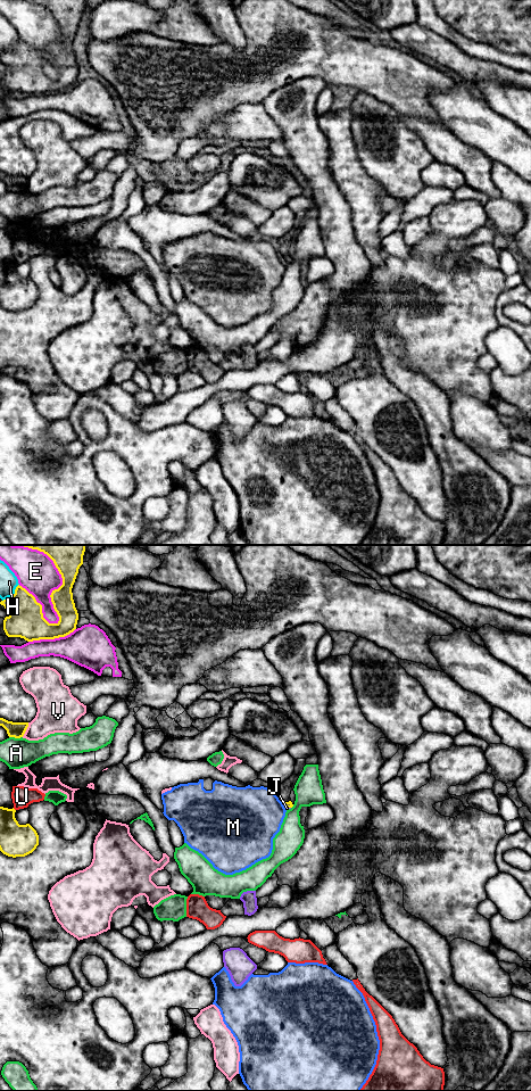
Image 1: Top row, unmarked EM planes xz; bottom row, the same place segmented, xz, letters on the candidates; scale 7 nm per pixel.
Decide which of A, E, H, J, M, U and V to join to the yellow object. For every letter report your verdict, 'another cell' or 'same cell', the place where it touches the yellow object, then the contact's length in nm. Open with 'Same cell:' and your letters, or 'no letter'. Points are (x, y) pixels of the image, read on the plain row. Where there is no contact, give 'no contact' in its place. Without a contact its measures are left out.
Same cell: J
A: another cell; meets yellow in xz at (16, 191); contact 100 nm long
E: another cell; meets yellow in xz at (61, 31); contact 600 nm long
H: another cell; meets yellow in xz at (14, 48); contact 170 nm long
J: same cell; meets yellow in xz at (288, 261); contact 40 nm long
M: another cell; meets yellow in xz at (283, 258); contact 50 nm long
U: another cell; meets yellow in xz at (14, 263); contact 30 nm long
V: another cell; meets yellow in xz at (25, 183); contact 120 nm long

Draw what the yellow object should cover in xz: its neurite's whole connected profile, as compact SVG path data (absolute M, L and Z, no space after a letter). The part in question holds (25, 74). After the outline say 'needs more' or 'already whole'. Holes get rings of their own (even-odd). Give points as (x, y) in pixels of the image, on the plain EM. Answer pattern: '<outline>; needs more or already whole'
M24 0L47 8L63 32L63 39L52 44L50 51L59 71L57 77L49 77L42 67L42 59L22 40L15 48L0 56L9 67L3 74L8 91L20 91L27 96L65 91L76 83L78 67L72 42L83 18L85 0Z; already whole

